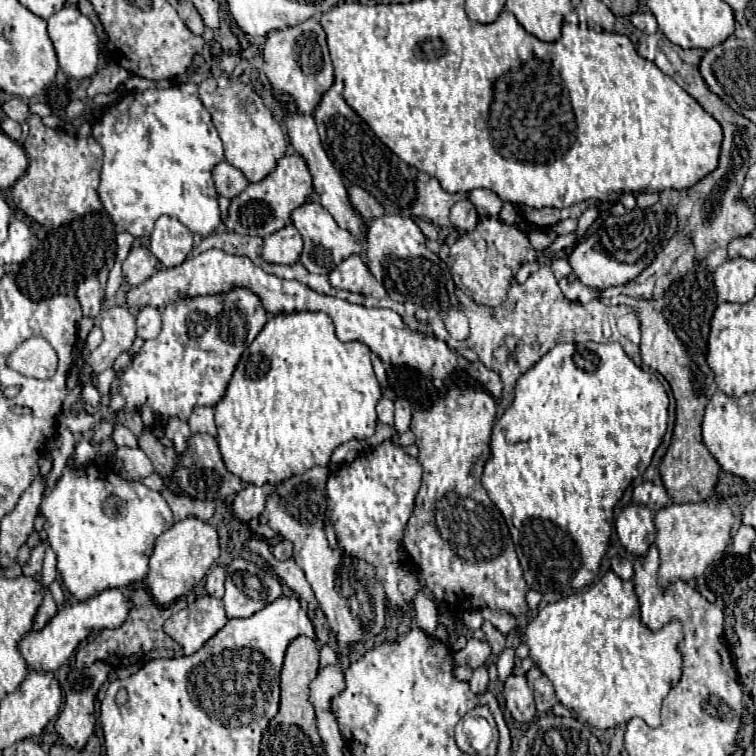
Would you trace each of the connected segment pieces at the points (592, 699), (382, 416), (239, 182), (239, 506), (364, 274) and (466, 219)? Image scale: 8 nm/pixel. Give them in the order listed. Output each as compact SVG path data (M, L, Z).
M608 571L588 589L546 605L528 623L524 641L530 647L530 659L552 681L556 699L566 709L572 709L580 721L604 731L616 725L626 725L632 717L640 717L650 727L660 727L660 705L672 683L678 683L680 679L682 655L678 643L682 641L682 625L674 619L660 631L644 627L632 581L622 581L614 571Z
M382 397L380 399L376 411L378 411L378 421L382 421L386 425L392 425L394 423L394 403L388 397Z
M226 161L218 163L212 169L212 179L214 179L218 195L222 195L226 199L234 199L236 195L240 195L244 191L244 187L248 187L246 177Z
M246 485L232 501L232 513L234 517L238 517L240 521L250 521L252 517L260 517L264 513L266 507L266 499L268 495L276 489L276 485Z
M354 255L354 257L348 257L346 261L342 261L340 265L336 265L336 269L330 273L330 283L336 289L370 295L374 279L372 279L372 273L368 271L368 267L362 263L362 259Z
M470 199L458 201L450 211L450 221L452 227L456 227L458 231L472 231L478 223L478 213L472 207L472 201Z

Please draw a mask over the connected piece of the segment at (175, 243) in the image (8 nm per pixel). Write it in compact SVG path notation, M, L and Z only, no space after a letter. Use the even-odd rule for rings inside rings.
M164 215L150 235L150 251L164 267L176 267L192 251L192 233L180 221Z

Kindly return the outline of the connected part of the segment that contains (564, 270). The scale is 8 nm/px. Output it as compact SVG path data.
M566 257L552 259L550 267L552 267L552 271L554 271L556 279L562 279L562 277L566 277L566 275L570 275L570 273L572 273L572 267L568 267L568 259L566 259Z

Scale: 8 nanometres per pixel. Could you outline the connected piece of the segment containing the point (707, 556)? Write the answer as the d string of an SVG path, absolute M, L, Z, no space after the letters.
M682 503L670 505L656 513L656 547L660 551L660 587L672 585L674 581L698 579L706 569L718 561L728 543L734 515L726 503Z

